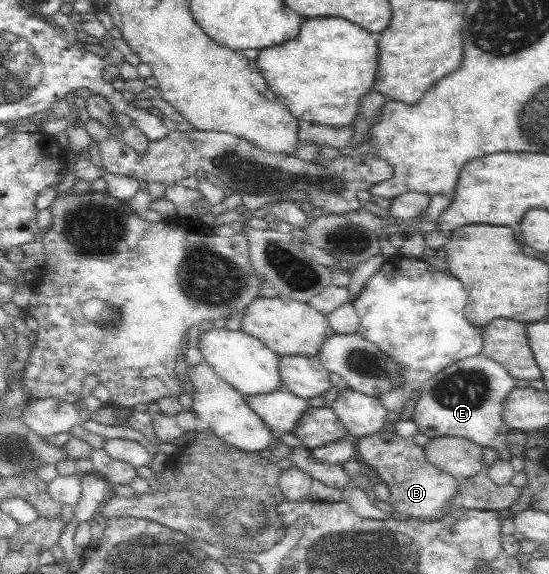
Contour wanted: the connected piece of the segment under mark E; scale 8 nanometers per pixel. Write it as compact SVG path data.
M477 353L447 365L434 377L424 382L420 387L420 395L417 399L411 420L417 425L420 433L427 437L462 437L472 441L480 447L490 447L494 451L506 451L509 448L509 435L513 429L506 425L502 418L506 397L516 389L517 380L512 377L505 365Z

